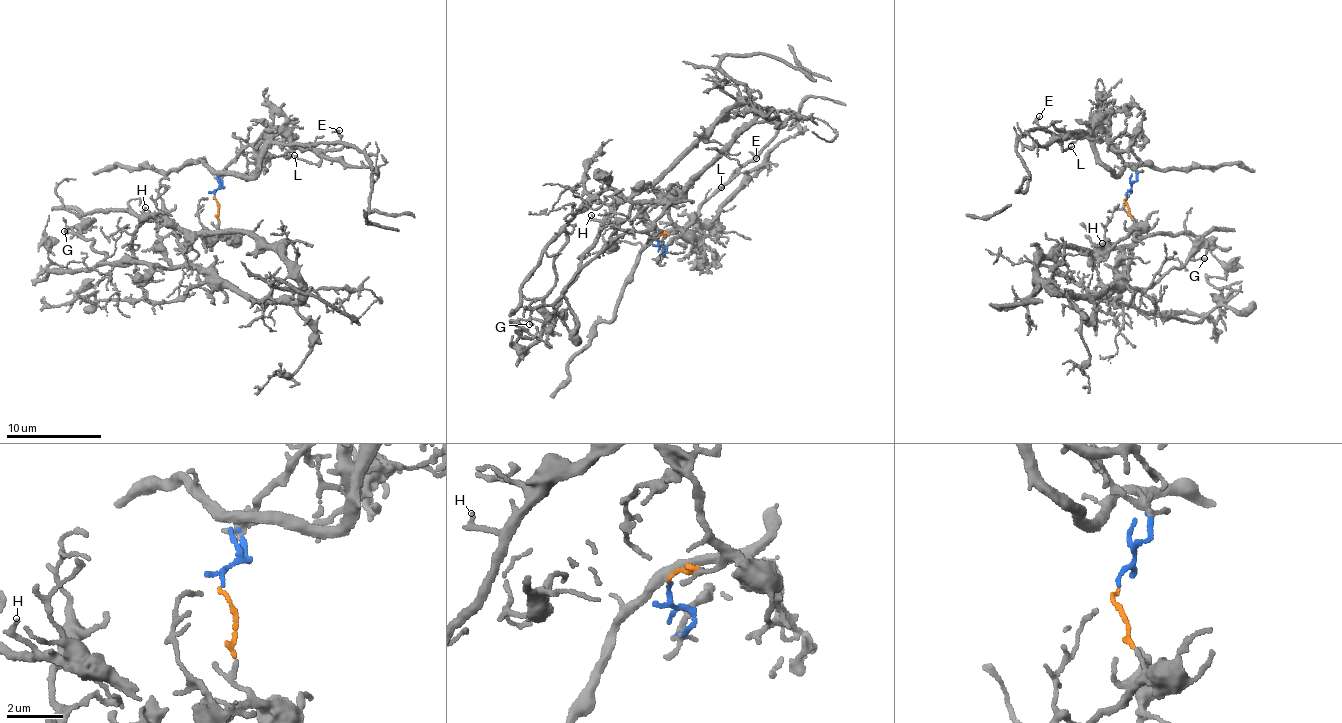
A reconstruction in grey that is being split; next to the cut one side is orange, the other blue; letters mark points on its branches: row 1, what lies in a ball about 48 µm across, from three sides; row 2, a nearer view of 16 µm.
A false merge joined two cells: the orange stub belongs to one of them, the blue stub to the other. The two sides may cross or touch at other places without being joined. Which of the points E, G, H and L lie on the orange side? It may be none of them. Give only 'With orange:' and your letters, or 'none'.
With orange: G, H

